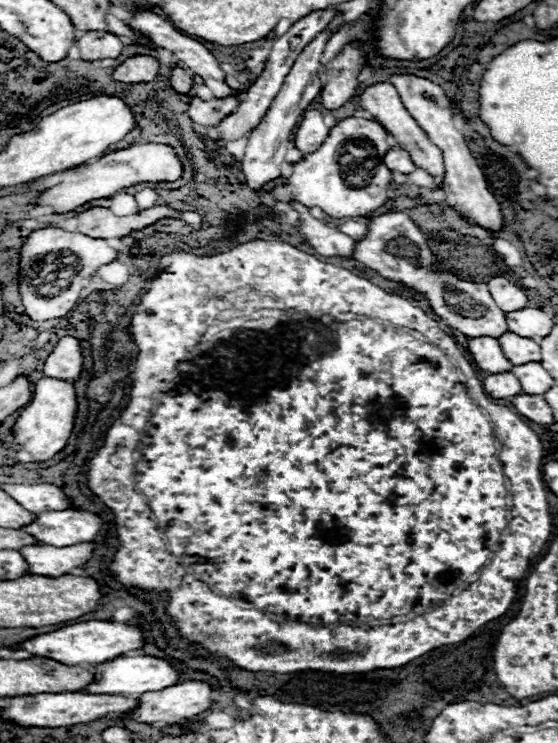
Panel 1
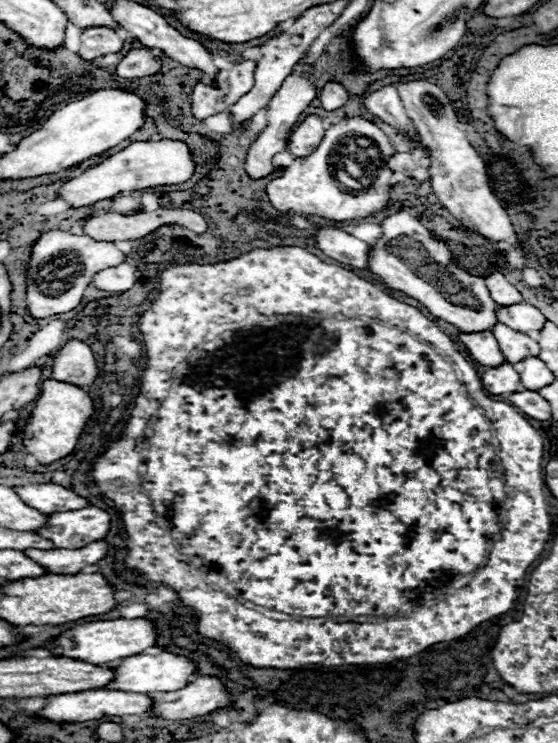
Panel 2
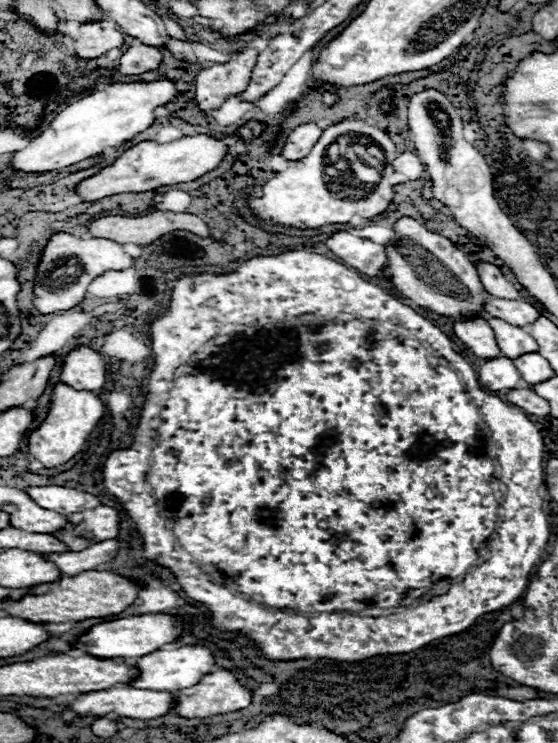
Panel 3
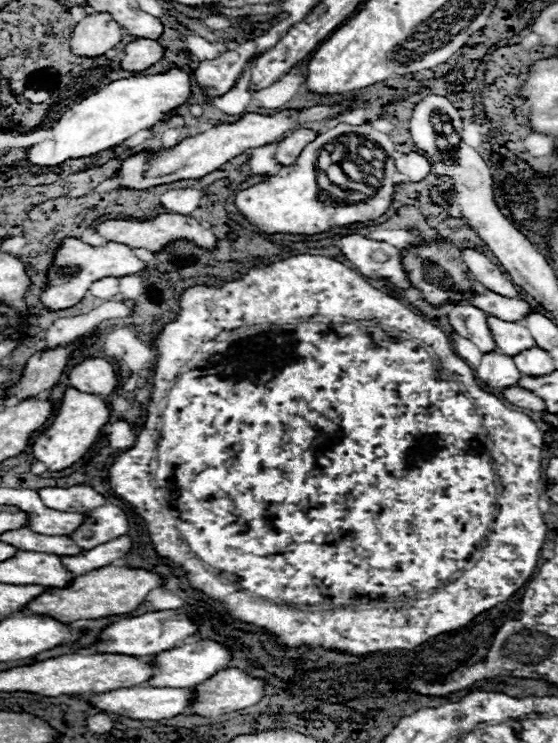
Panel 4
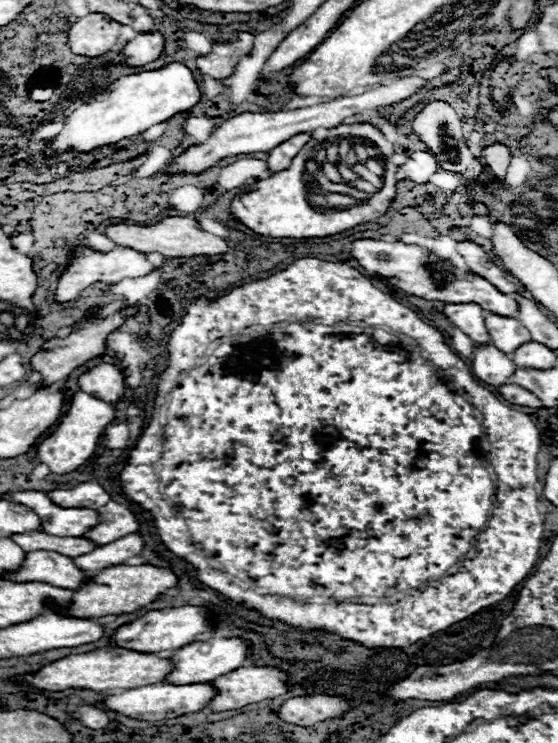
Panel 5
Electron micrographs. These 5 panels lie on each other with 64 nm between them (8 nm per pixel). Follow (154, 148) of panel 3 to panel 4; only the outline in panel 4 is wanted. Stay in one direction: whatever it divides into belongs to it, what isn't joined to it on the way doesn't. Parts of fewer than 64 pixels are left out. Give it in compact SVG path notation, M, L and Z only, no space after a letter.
M340 102L340 104L322 104L322 106L312 106L312 108L304 108L304 110L282 110L276 112L272 116L264 116L264 114L256 114L256 112L248 112L244 114L240 120L232 122L232 124L220 124L210 128L208 132L194 136L194 138L186 138L180 144L168 148L164 152L164 156L154 162L154 166L142 174L142 166L150 160L144 152L128 156L118 172L118 176L124 180L126 188L148 188L148 186L158 186L158 184L168 184L168 182L176 182L176 180L188 180L188 178L202 178L204 174L218 170L224 162L228 162L230 158L244 154L246 150L252 148L262 148L268 144L278 142L280 138L288 136L290 132L294 132L300 126L312 126L316 122L324 122L324 120L332 120L336 118L340 112L348 110L350 104L348 102Z

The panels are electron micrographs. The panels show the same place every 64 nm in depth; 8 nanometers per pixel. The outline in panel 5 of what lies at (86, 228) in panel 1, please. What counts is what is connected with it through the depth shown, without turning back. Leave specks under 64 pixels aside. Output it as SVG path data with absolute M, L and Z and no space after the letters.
M186 216L166 218L154 226L136 226L136 224L112 224L106 228L106 236L120 246L130 246L136 252L160 252L166 258L192 258L192 256L218 256L226 254L230 246L210 232L204 232L200 224Z

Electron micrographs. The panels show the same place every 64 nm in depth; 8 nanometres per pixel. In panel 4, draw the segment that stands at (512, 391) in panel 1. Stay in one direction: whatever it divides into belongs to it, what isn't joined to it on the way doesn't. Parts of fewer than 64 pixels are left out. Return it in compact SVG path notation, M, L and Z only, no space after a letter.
M498 350L482 354L480 366L476 368L476 378L490 388L508 388L518 382L520 370L514 366L510 356L504 356Z

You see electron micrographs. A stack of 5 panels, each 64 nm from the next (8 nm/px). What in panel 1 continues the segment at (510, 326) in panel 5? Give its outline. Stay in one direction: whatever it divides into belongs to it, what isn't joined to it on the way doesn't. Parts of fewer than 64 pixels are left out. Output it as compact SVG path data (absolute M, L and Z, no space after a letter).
M504 332L498 340L504 348L504 356L508 356L508 360L512 360L514 366L540 360L540 346L534 340L516 336L514 332Z

